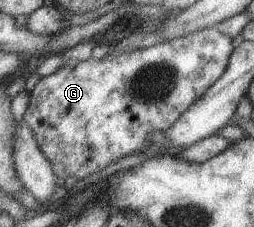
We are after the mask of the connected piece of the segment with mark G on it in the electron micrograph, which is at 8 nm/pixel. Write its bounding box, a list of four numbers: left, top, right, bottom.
[23,26,234,183]

